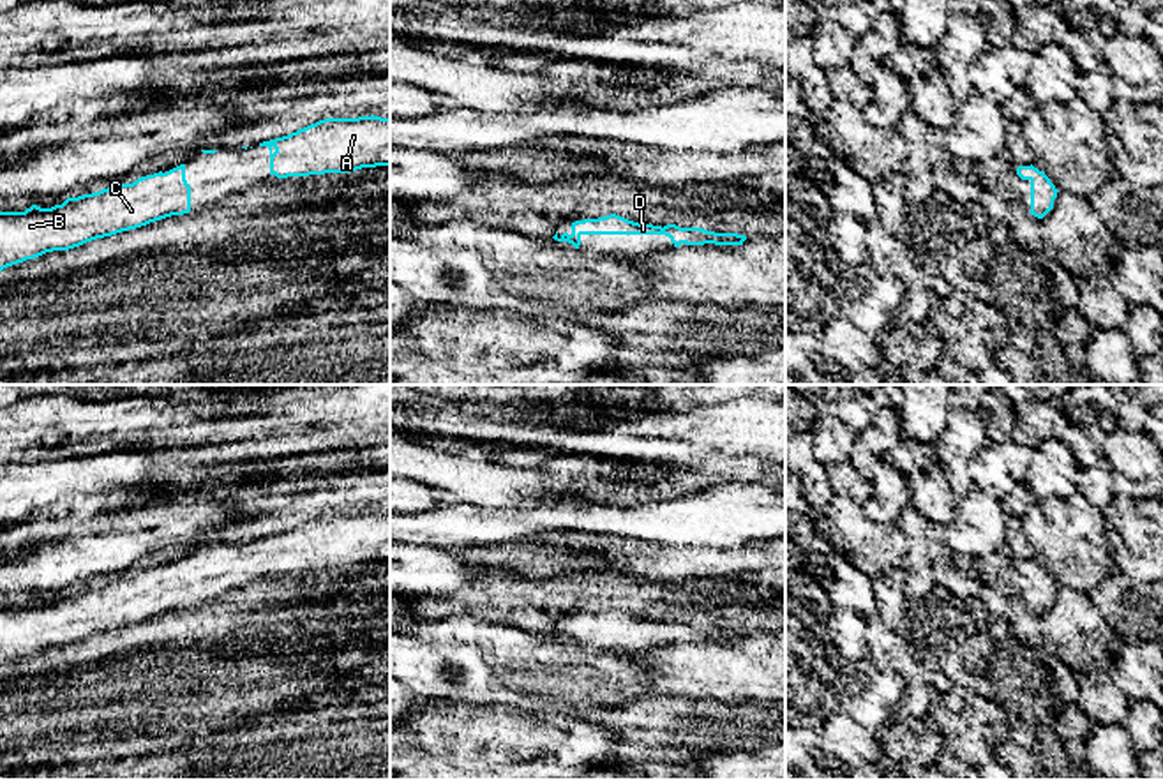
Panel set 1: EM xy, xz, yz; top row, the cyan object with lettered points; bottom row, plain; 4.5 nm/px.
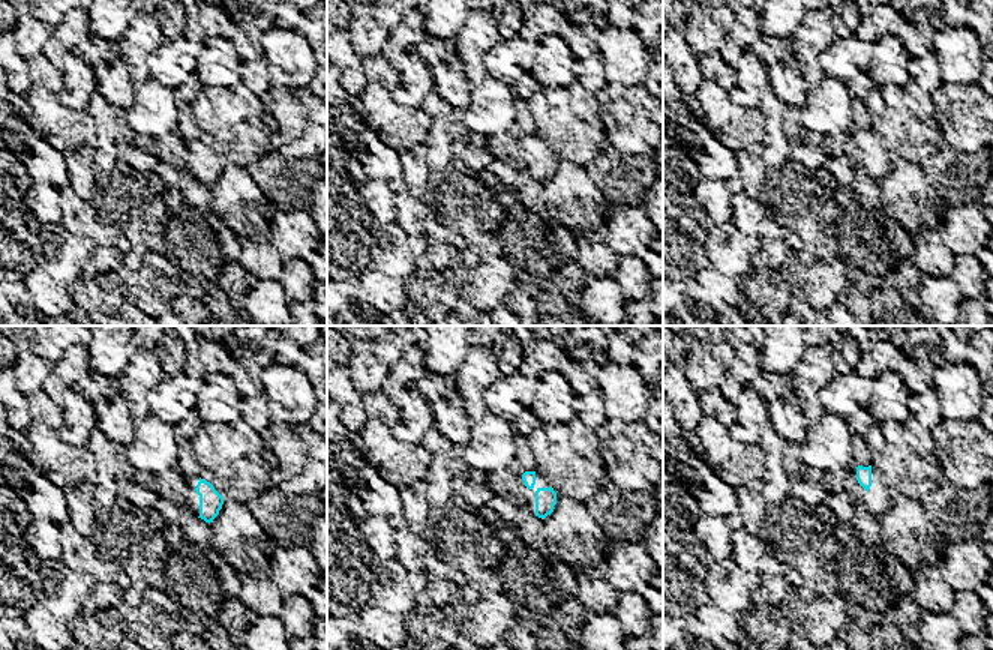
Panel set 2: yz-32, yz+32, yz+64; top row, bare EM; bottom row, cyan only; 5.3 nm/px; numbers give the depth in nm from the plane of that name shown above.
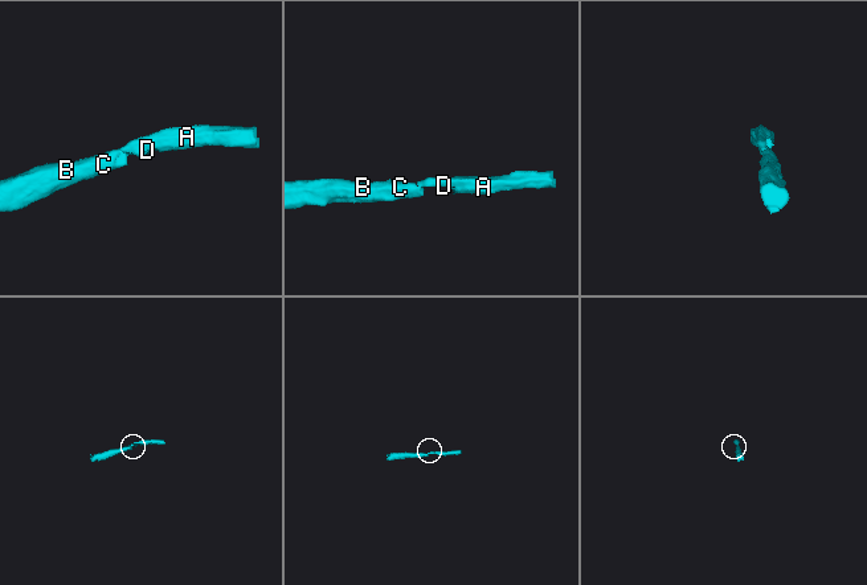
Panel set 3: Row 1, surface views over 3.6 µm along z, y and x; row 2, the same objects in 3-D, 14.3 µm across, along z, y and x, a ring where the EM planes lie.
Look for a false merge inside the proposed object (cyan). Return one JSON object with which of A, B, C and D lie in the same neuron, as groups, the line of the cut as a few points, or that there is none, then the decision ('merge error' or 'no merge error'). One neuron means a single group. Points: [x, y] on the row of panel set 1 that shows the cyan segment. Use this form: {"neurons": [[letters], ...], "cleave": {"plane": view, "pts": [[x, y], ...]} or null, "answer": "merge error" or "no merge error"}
{"neurons": [["A", "B", "C", "D"]], "cleave": null, "answer": "no merge error"}

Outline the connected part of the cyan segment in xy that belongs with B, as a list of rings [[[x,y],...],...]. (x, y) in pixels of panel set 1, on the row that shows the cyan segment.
[[[185,164],[132,184],[67,198],[62,205],[0,212],[0,272],[53,251],[136,229],[191,212]]]

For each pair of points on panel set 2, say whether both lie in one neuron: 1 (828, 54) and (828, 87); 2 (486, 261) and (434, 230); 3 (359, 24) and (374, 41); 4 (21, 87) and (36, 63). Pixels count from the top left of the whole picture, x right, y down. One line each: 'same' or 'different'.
1: different
2: different
3: same
4: different

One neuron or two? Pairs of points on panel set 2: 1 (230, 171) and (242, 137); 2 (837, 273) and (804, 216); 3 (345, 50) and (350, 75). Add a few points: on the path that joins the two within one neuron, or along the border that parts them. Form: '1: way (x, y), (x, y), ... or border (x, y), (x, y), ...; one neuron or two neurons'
1: border (224, 161), (231, 161), (248, 170); two neurons
2: border (828, 252), (860, 270); two neurons
3: way (344, 56), (345, 69); one neuron

